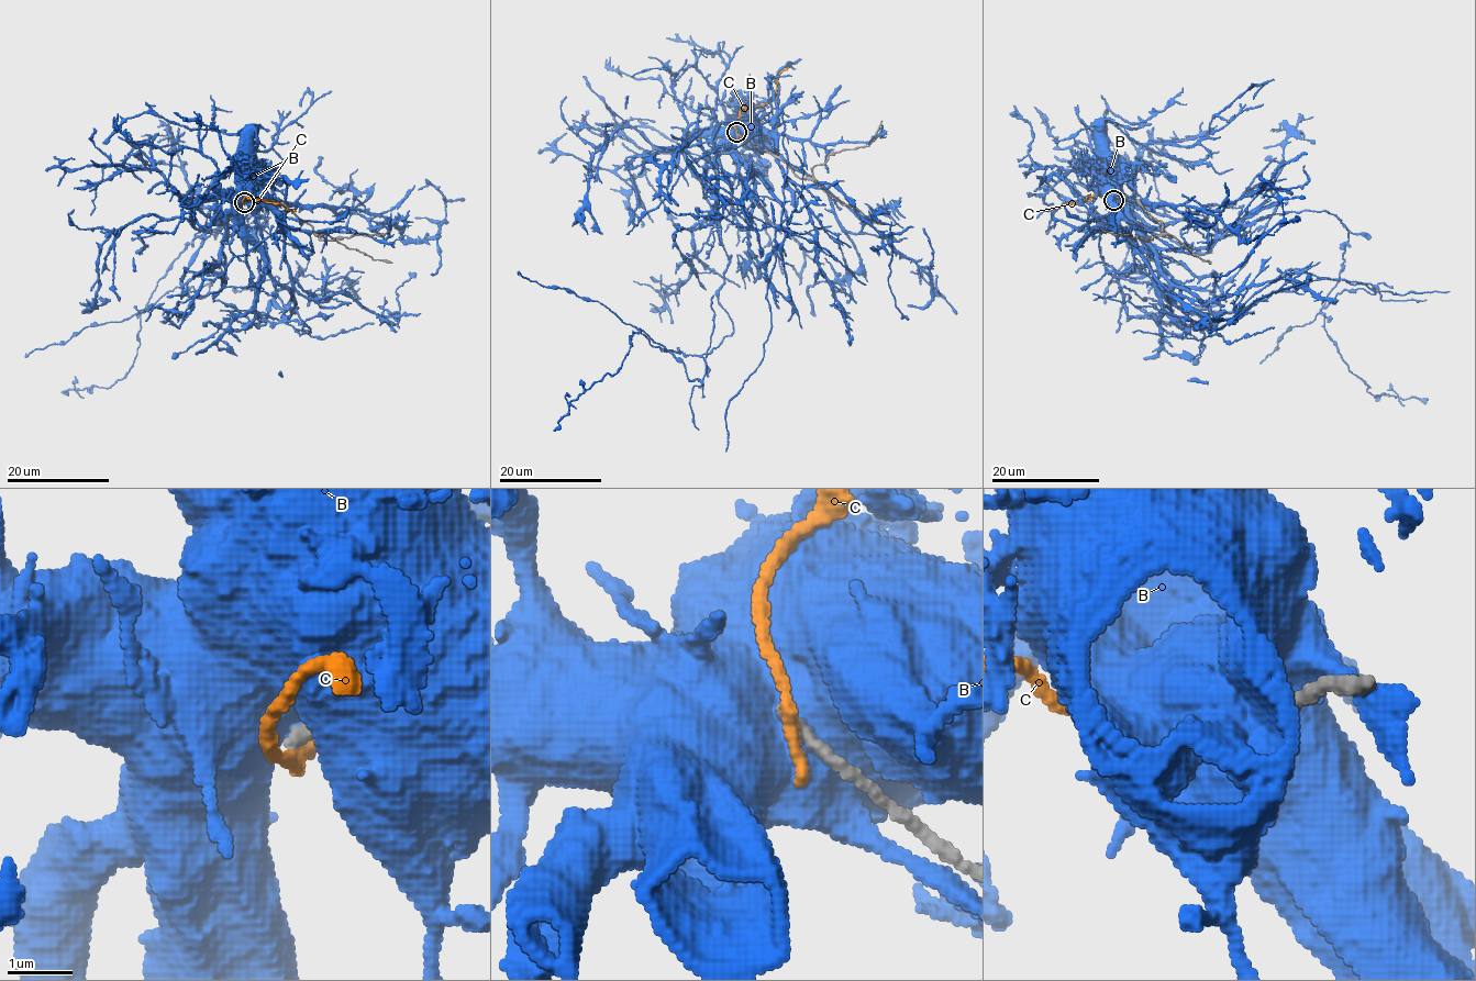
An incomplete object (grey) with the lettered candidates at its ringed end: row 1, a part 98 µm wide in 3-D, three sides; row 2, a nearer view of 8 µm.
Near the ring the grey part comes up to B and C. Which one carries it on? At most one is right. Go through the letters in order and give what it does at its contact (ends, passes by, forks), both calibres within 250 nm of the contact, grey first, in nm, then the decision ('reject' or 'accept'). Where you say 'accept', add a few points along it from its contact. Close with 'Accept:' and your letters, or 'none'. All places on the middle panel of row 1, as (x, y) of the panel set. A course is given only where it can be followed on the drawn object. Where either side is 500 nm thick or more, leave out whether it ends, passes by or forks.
B: 240/800 nm | reject
C: it ends | 200/240 nm | reject
Accept: none

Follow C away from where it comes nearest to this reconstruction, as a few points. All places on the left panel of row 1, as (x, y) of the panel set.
C: (244, 202), (245, 197), (296, 212)

